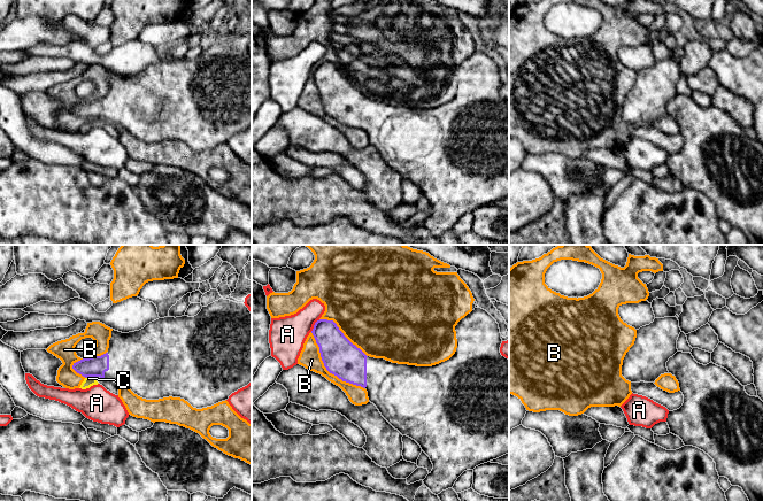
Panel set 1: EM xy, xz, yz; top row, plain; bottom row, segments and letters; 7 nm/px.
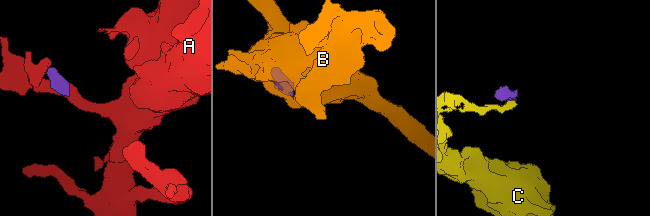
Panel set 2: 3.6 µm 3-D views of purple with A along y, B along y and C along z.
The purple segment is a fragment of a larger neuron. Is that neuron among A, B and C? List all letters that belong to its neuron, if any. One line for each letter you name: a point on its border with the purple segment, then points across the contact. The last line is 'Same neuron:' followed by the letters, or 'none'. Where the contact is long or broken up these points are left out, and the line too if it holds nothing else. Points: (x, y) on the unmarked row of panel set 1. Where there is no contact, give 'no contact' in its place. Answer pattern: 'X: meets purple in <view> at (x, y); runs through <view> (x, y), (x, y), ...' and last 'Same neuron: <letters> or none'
Same neuron: none

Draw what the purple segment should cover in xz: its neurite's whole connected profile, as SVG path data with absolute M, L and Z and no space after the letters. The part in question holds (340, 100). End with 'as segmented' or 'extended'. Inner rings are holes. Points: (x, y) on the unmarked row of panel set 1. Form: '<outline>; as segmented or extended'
M478 49L457 65L455 74L455 96L432 109L398 107L367 99L344 78L333 63L319 62L311 74L326 113L342 124L365 131L369 144L382 159L402 178L415 183L430 200L433 211L423 225L436 238L453 231L464 214L509 196L509 102L500 95L502 82L499 67Z; extended

